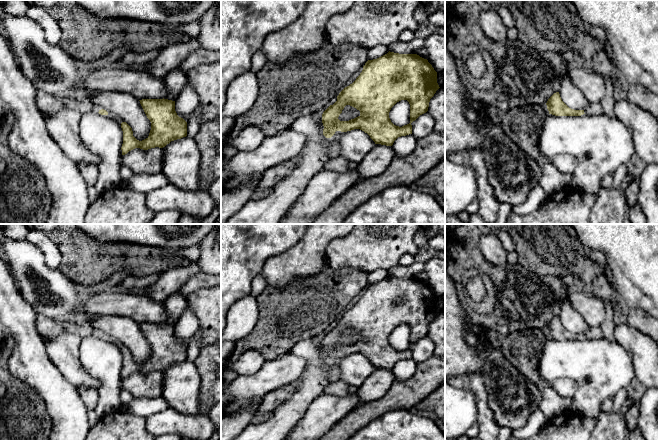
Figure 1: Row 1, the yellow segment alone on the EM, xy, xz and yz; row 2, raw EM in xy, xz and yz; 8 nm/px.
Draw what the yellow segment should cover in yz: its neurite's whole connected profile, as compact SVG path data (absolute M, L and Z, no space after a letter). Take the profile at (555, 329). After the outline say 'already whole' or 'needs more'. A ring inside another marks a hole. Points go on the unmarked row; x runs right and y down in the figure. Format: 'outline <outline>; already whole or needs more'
outline M559 316L554 317L546 329L549 338L555 340L601 339L603 337L600 327L590 327L584 334L571 333L562 325Z; needs more

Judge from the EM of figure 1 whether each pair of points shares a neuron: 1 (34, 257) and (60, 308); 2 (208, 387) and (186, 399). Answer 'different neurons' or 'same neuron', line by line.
1: same neuron
2: different neurons

